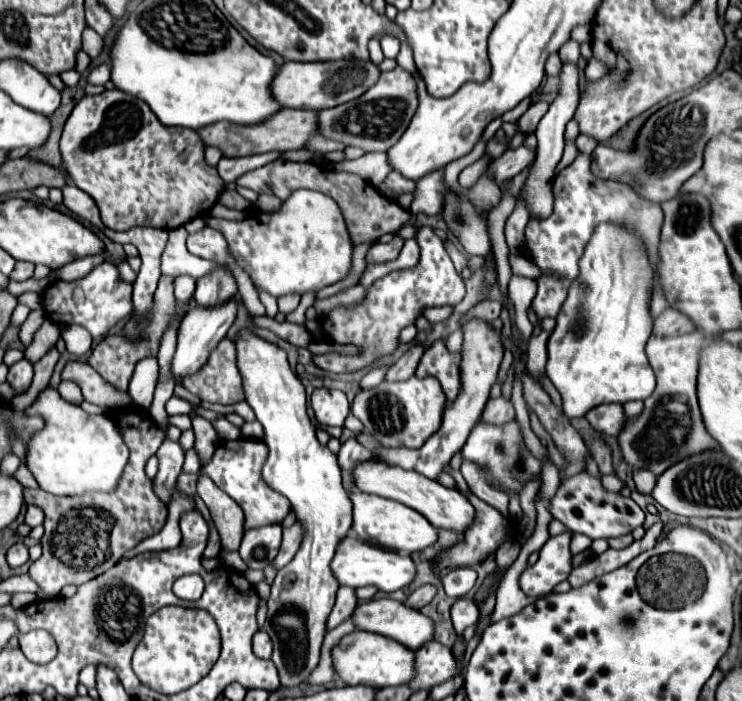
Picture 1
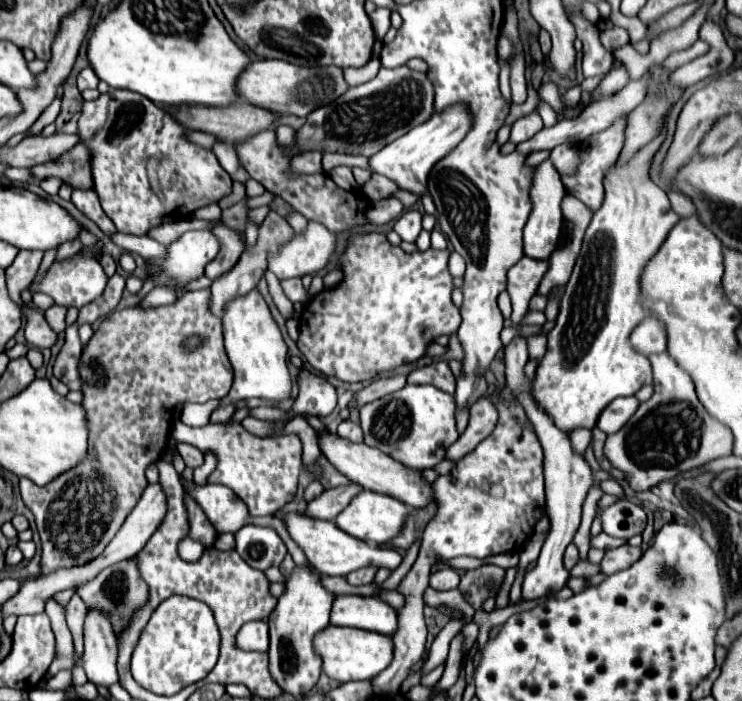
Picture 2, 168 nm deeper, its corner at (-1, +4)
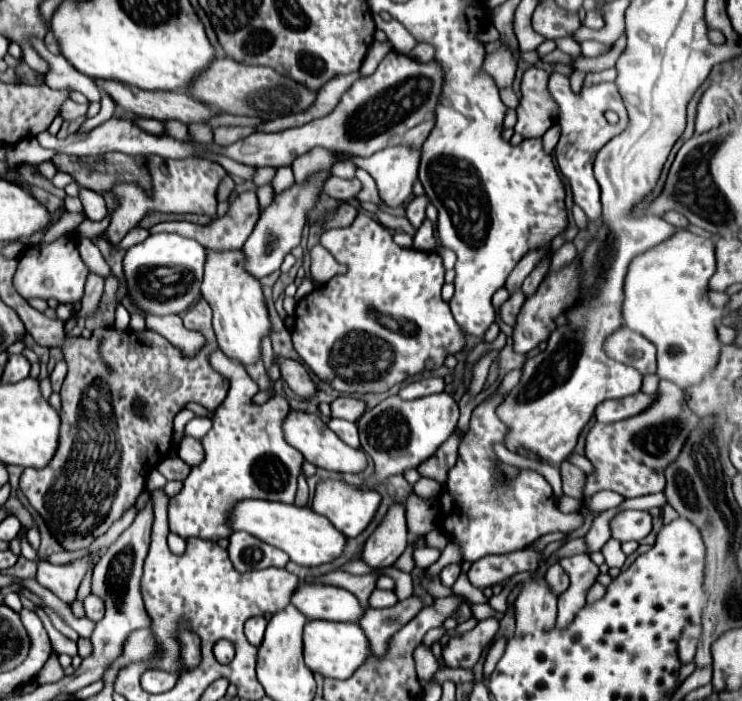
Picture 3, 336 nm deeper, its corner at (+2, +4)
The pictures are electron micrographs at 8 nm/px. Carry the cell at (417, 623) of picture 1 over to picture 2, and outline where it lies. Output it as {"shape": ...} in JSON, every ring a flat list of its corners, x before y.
{"shape":[[338,594,332,604,330,624,392,636,398,630,398,612,374,596]]}

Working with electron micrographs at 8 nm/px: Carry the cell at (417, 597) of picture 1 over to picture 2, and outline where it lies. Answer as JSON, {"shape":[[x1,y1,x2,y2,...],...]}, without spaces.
{"shape":[[442,568,430,576,430,586,436,590,454,590,458,588,460,576,454,568]]}

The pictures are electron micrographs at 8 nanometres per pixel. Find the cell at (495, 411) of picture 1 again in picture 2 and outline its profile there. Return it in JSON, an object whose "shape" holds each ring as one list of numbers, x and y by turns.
{"shape":[[480,398,480,402,476,402,476,406,472,406,470,410,470,420,466,430,448,448,446,460,458,462,460,458,464,458,470,450,476,448,476,444,480,444,494,430,494,426,496,426,496,408,488,398]]}

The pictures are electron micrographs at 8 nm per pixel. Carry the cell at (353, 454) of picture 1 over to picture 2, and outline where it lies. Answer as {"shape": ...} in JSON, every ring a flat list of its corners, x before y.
{"shape":[[350,418,340,422,340,426,338,426,338,434,340,434,342,438,348,438,350,442,364,442,364,434,362,434,360,424,352,422]]}

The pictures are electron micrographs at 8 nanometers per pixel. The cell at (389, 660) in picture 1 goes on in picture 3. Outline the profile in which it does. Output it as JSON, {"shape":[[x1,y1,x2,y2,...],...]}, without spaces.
{"shape":[[309,620,303,632,305,646,305,664,323,674,325,678,351,678,359,666,363,666,371,654,369,638,363,628,353,622,325,622,325,620]]}

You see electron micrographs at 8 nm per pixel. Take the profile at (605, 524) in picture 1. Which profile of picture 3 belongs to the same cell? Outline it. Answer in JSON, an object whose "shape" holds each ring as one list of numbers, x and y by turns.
{"shape":[[619,510,611,522,611,536,619,542,641,540,651,532,651,516,643,510]]}

